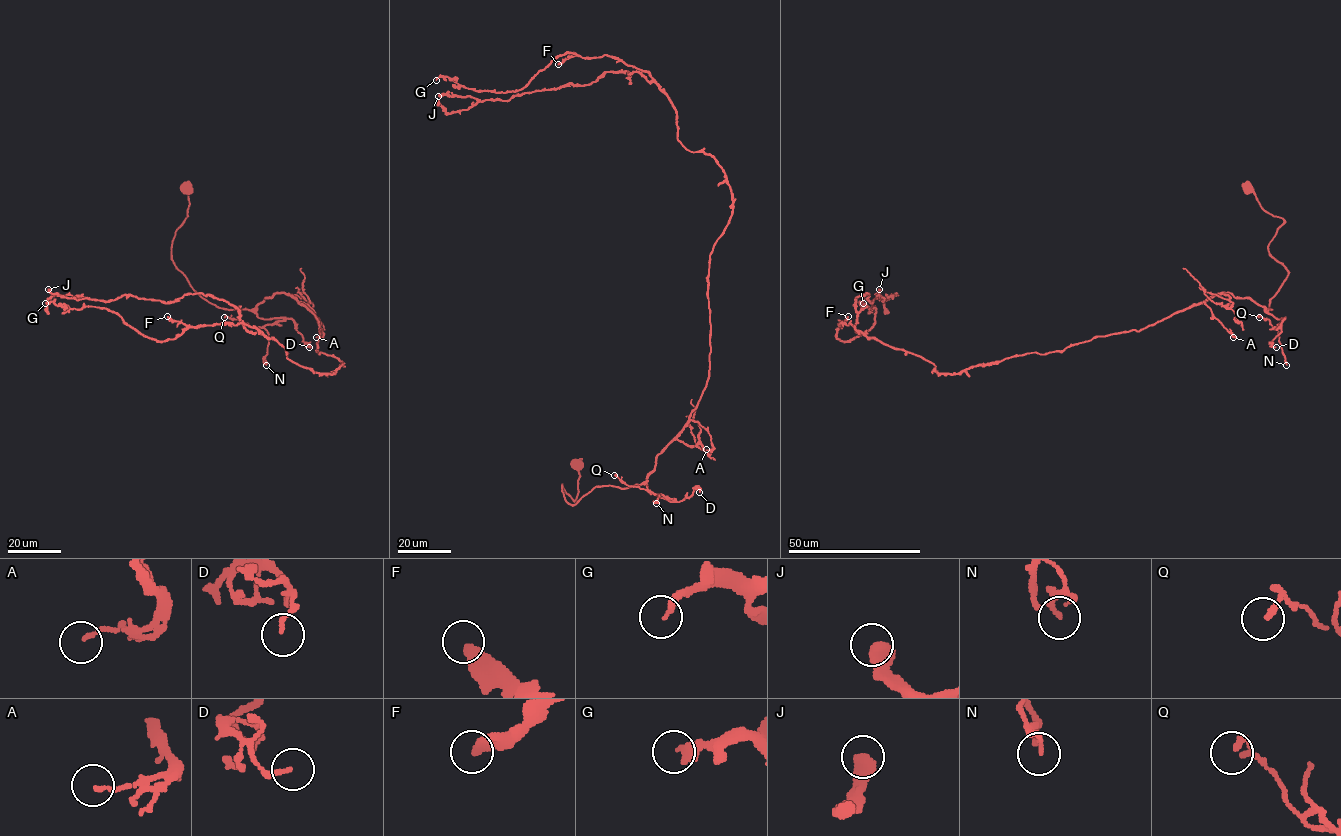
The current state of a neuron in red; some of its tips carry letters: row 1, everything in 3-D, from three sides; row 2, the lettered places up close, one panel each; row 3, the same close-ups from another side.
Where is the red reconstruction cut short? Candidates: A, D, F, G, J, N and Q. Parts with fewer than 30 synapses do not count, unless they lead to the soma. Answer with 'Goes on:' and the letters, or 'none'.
Goes on: none

